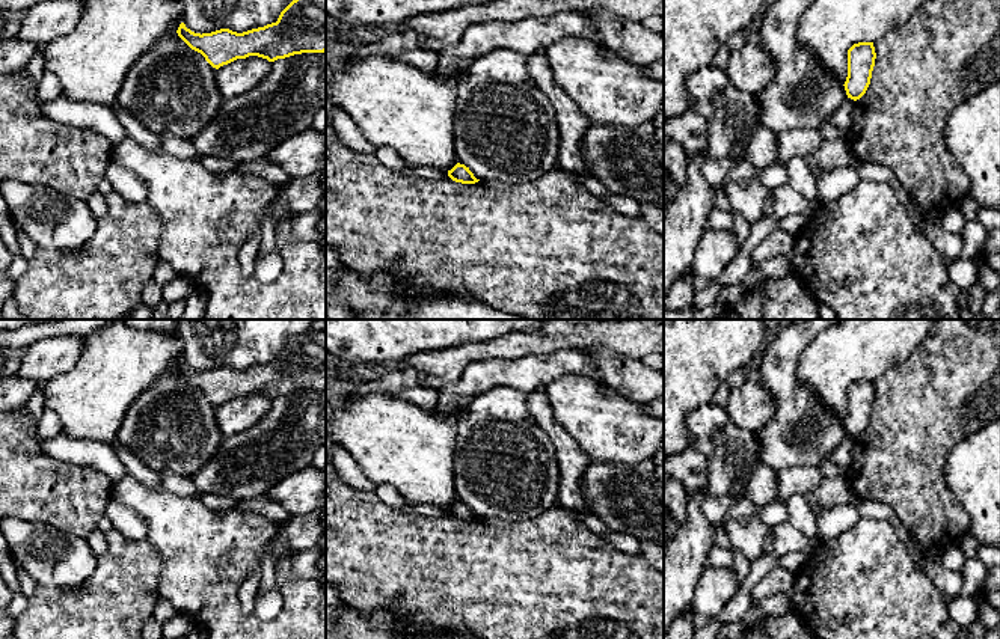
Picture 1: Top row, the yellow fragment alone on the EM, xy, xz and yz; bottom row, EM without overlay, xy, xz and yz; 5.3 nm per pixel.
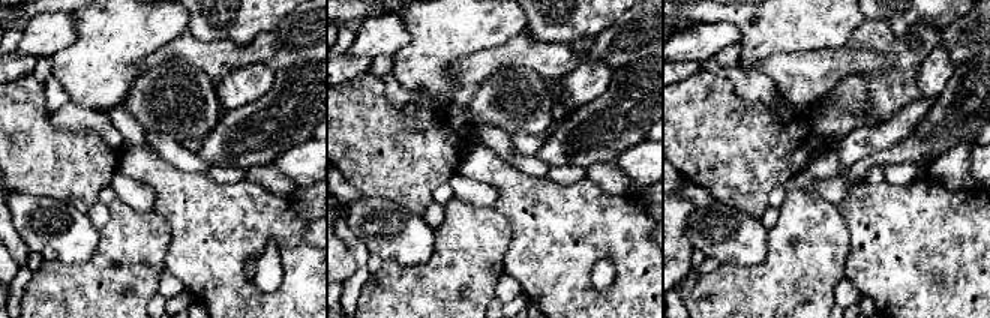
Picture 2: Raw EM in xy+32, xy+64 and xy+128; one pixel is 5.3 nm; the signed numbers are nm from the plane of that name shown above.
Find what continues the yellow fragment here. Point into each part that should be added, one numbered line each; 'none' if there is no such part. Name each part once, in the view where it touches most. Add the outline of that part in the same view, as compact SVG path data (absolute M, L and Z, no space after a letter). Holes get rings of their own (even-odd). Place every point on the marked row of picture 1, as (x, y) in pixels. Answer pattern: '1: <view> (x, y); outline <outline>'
none

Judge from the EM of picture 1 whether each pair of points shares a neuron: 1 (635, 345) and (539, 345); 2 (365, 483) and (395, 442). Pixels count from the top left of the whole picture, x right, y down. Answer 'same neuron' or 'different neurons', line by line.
1: same neuron
2: different neurons

